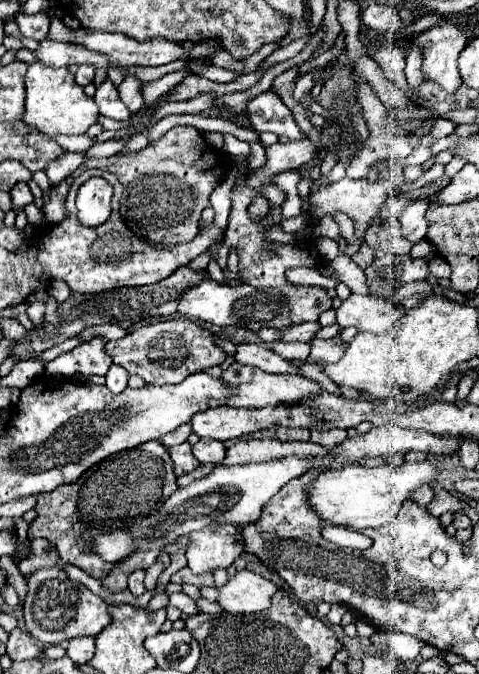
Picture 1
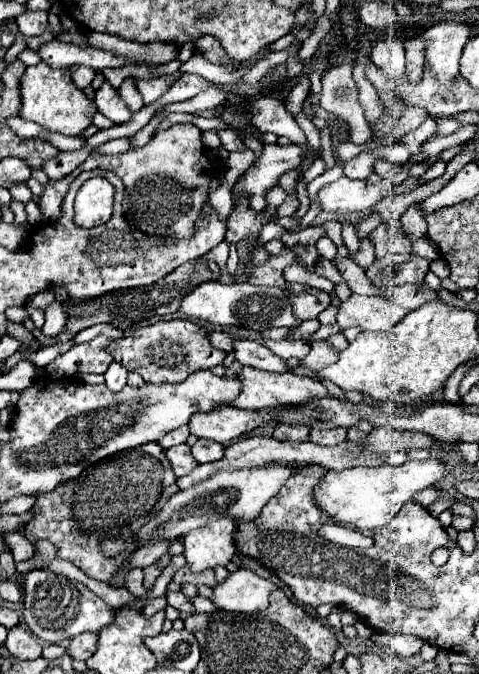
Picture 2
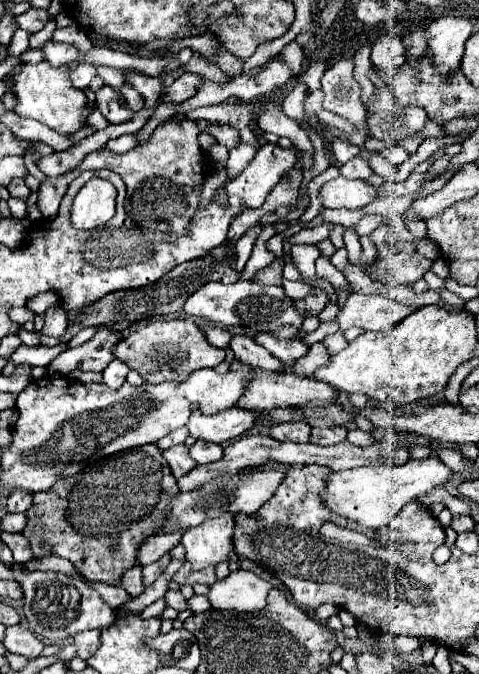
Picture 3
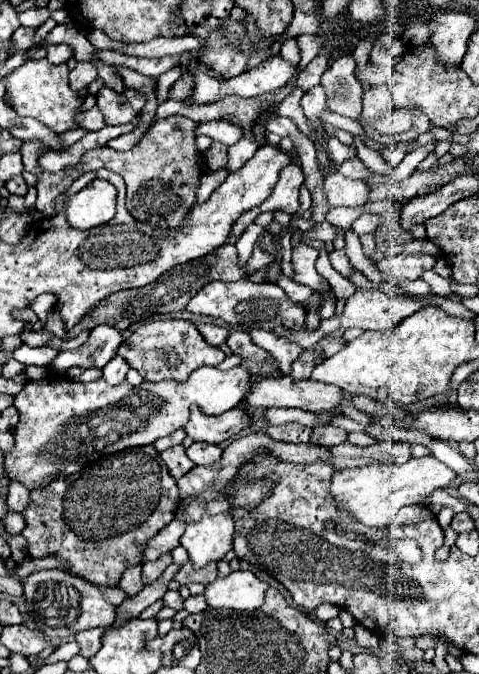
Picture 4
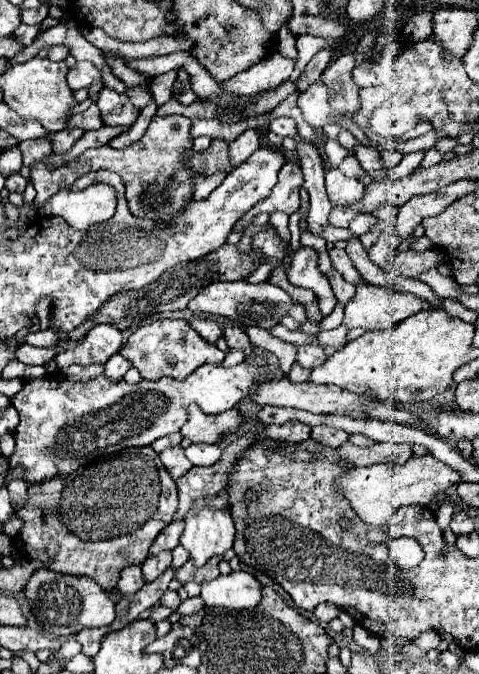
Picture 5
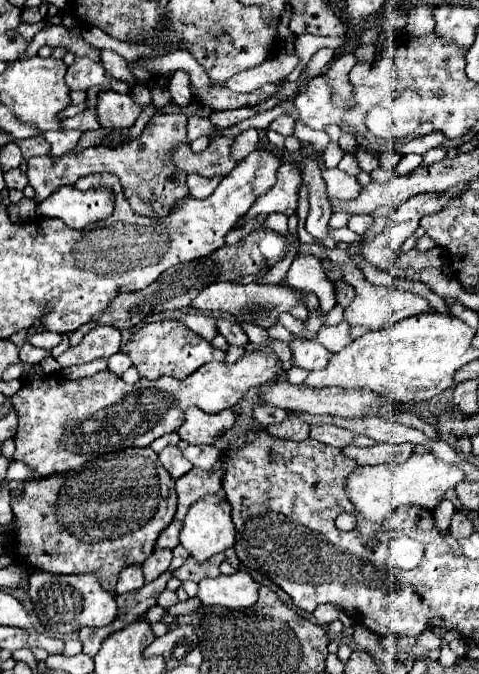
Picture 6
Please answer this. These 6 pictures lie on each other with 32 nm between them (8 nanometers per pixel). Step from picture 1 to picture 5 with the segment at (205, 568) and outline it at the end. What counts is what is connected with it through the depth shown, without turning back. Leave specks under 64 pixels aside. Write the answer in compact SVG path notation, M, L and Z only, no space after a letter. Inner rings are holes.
M204 506L200 514L190 514L180 544L190 552L196 566L204 566L210 558L222 556L234 544L234 522L230 512Z

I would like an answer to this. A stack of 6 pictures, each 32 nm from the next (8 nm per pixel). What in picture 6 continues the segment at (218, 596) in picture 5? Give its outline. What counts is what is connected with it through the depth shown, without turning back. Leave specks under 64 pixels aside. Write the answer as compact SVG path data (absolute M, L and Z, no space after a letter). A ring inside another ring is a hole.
M234 572L230 576L220 574L218 578L202 580L198 598L204 606L224 606L232 610L250 608L258 600L260 584L248 572Z

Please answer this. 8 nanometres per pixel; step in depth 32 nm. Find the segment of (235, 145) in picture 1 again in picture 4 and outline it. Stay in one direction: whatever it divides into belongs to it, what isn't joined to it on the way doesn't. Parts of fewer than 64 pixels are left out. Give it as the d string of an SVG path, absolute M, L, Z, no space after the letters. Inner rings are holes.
M202 122L202 124L198 124L198 136L200 134L206 134L206 136L214 138L214 141L230 147L242 137L242 130L228 122Z

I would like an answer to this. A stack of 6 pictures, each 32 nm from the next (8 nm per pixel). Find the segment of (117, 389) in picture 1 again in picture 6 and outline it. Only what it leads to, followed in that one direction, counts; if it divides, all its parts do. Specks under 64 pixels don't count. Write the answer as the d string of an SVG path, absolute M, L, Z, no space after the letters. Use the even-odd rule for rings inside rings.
M118 352L118 354L114 354L114 356L108 358L108 368L106 370L110 374L114 374L114 376L122 376L130 366L132 366L132 362L128 360L128 356L124 356L122 352Z

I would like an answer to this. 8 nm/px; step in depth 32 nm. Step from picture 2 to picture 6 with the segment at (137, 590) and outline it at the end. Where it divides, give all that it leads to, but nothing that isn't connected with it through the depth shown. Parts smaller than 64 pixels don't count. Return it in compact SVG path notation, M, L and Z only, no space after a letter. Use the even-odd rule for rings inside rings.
M128 566L120 572L118 584L116 584L116 592L118 594L126 594L126 592L134 592L140 590L144 586L144 576L142 576L142 568L140 566Z

